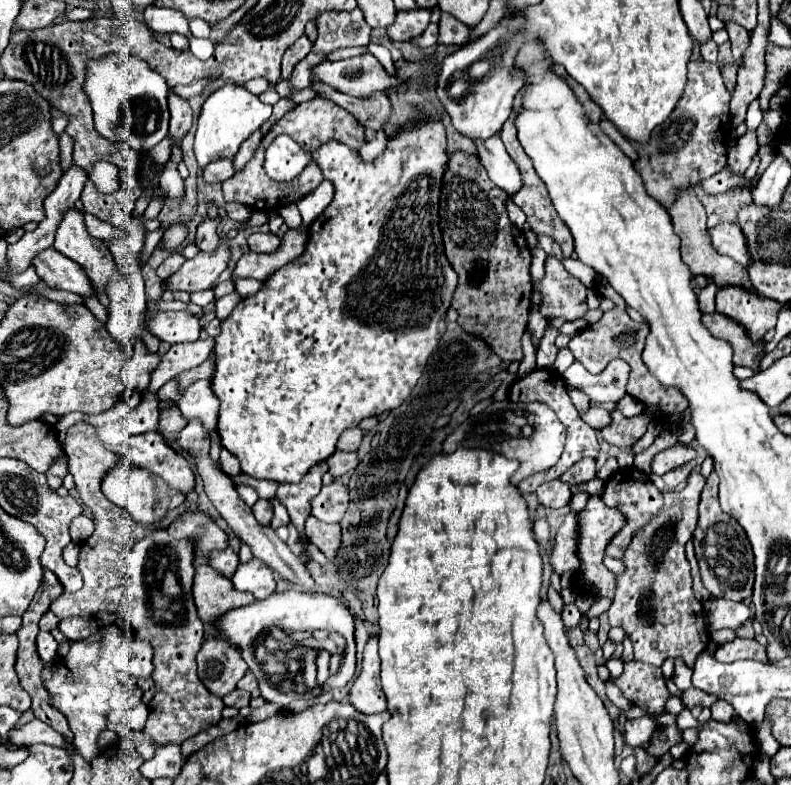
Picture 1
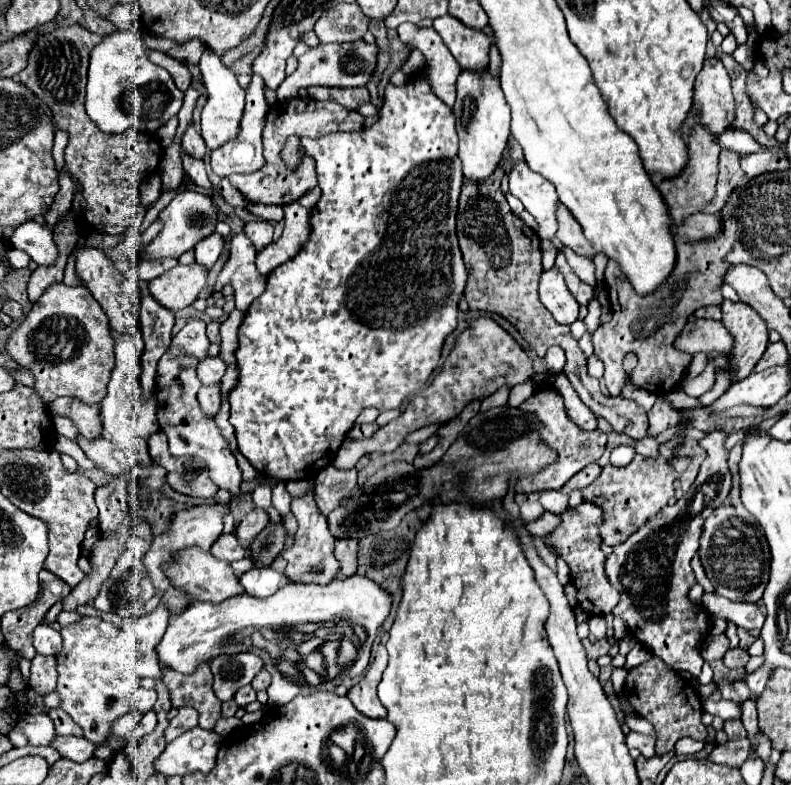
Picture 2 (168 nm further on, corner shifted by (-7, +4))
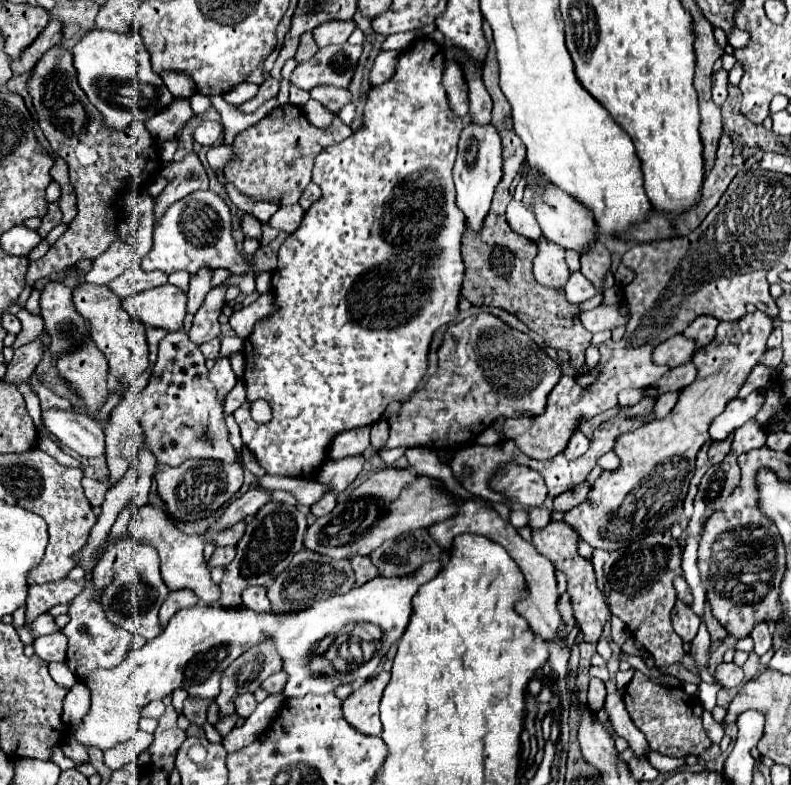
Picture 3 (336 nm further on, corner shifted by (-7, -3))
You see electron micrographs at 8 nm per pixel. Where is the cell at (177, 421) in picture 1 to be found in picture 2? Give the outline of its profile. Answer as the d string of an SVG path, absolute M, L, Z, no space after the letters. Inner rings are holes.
M166 352L160 358L158 374L156 374L156 380L158 380L156 382L158 384L158 390L156 390L158 426L168 436L168 446L170 446L172 456L204 458L214 484L230 490L232 496L240 496L242 474L240 474L240 468L236 464L236 456L230 452L228 440L222 436L214 418L204 414L200 404L198 404L196 394L198 394L198 388L202 386L202 382L196 376L196 366L198 366L198 360L194 356L188 356L188 354L172 356L170 352Z

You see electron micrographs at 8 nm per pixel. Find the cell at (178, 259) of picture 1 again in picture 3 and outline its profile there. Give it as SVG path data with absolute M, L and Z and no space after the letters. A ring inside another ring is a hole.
M136 269L136 271L126 271L122 273L120 277L116 277L114 281L108 283L108 287L122 299L130 297L130 295L136 295L144 289L150 289L150 287L158 287L158 285L164 285L168 281L168 275L164 271L142 271L142 269Z

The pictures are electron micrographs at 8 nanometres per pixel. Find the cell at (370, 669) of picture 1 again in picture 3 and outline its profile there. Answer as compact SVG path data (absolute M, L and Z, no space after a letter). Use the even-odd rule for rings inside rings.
M380 671L378 675L370 677L360 689L356 689L350 697L342 701L344 719L360 733L366 733L366 735L382 733L378 703L388 681L390 681L390 673Z

